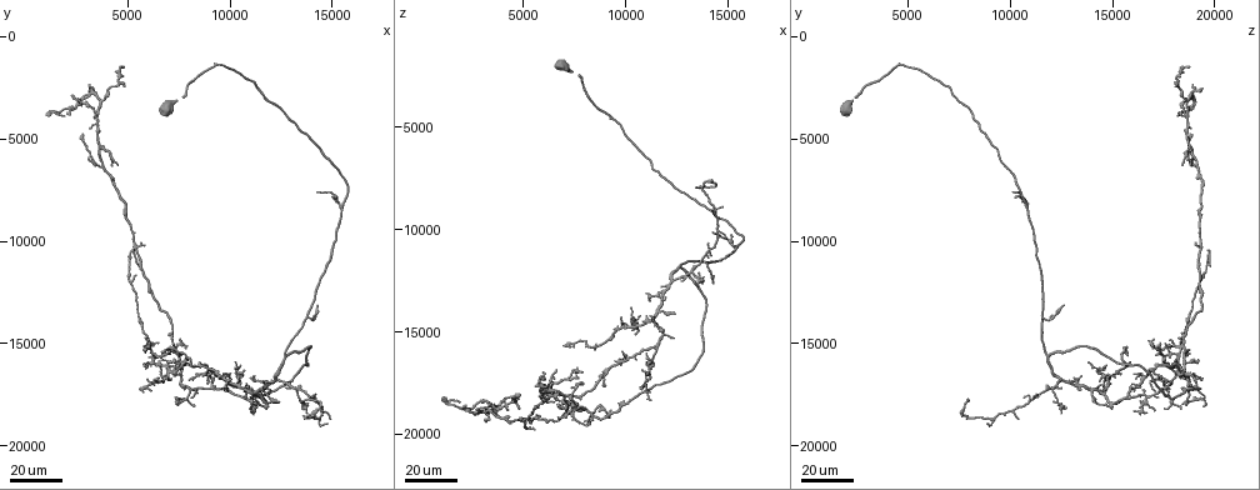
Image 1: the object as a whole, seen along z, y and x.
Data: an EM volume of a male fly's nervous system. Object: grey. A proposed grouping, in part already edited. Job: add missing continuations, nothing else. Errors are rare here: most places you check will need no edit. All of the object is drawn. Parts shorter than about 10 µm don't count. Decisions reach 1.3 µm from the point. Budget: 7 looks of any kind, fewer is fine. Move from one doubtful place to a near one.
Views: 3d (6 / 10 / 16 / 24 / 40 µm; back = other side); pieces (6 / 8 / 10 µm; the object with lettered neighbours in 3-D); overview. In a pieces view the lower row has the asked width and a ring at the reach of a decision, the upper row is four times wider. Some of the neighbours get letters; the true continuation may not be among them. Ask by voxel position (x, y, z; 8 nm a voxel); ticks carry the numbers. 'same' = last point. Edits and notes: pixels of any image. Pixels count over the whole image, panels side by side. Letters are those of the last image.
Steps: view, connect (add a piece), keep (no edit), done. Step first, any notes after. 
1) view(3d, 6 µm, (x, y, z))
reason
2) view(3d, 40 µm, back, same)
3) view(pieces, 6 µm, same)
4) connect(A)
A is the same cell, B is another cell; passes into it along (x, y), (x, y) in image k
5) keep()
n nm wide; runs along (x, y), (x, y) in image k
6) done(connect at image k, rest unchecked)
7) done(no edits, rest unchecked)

view(3d, 24 µm, (6500, 16800, 16800))

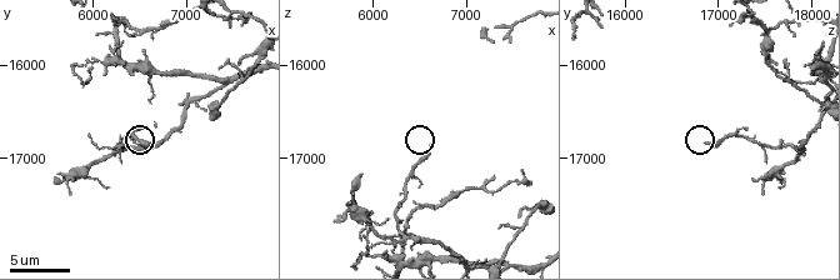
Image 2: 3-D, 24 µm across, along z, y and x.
view(pieces, 8 µm, (6600, 16850, 16900))

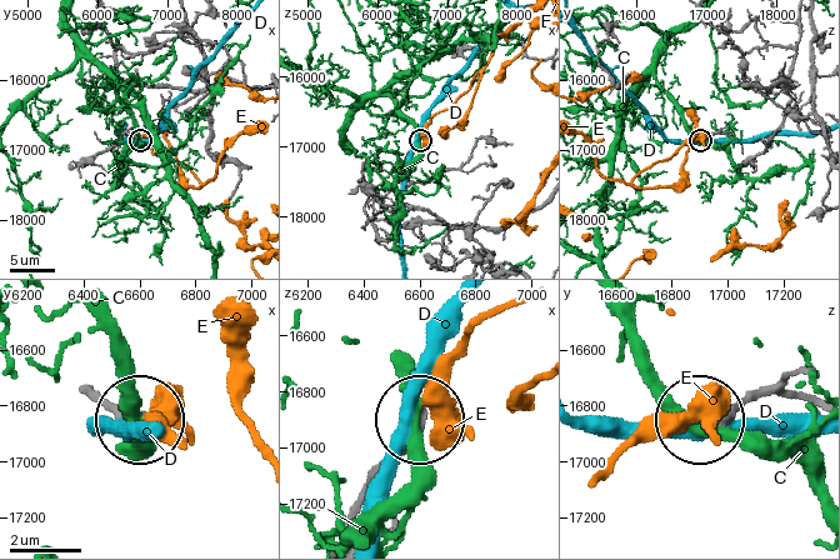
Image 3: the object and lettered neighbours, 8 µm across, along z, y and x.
keep()
250 nm wide; C, D and E are other cells; no lettered piece goes on from it

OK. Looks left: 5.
view(3d, 24 µm, (8100, 16700, 19300))
thin end

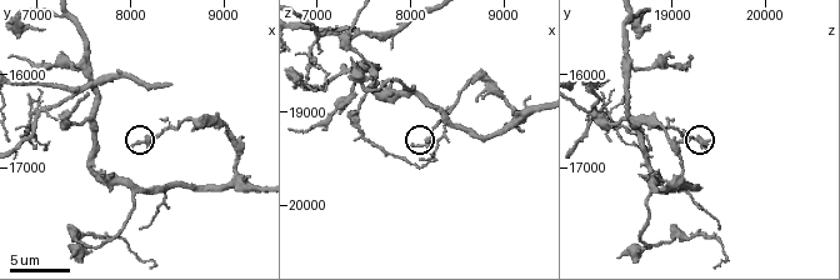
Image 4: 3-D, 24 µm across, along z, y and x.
view(pieces, 10 µm, (8000, 16800, 19350))
see the neighbours

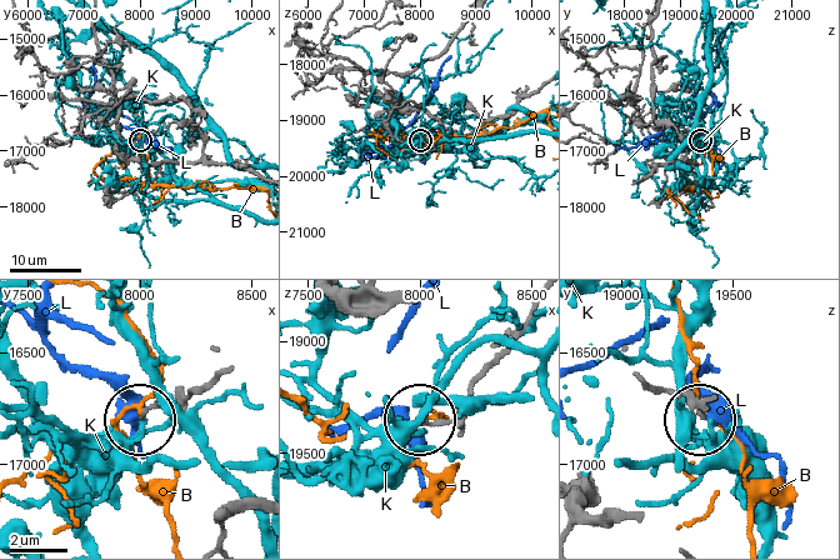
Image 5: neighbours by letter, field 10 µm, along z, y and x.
keep()
B, K and L are other cells; no lettered piece goes on from it

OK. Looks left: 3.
view(3d, 40 µm, (4800, 1400, 18900))
an open end

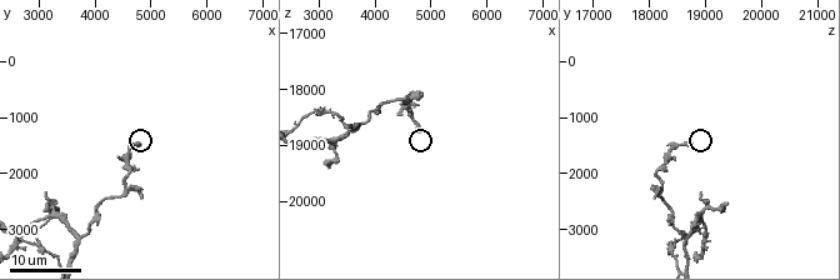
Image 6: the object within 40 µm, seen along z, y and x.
view(3d, 10 µm, (4800, 1500, 18700))

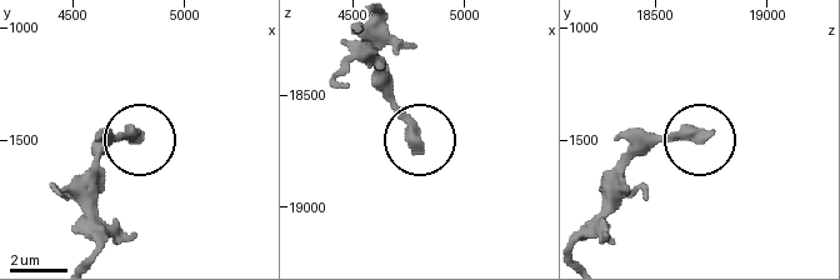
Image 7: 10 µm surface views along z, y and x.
view(pieces, 10 µm, (4800, 1480, 18750))

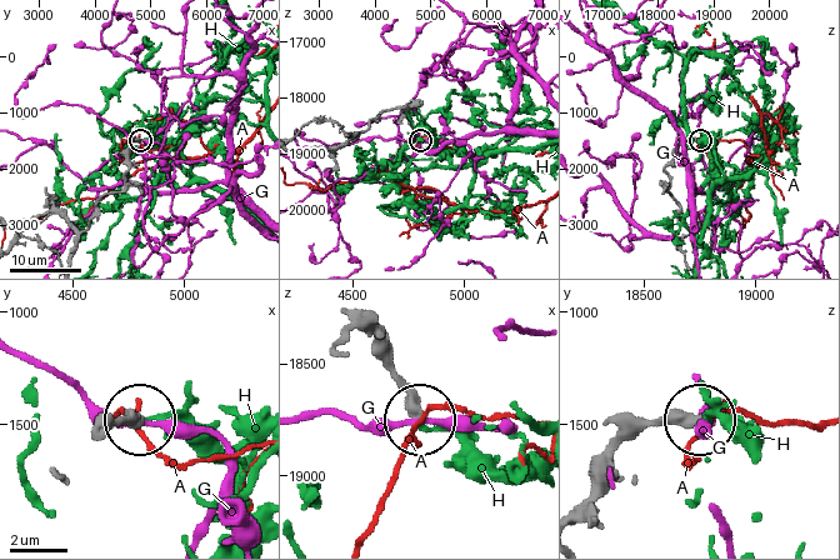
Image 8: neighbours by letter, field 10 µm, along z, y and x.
keep()
A, G and H are other cells; runs along (583, 505), (619, 448), (648, 428), (695, 421) in image 8; none of them fits

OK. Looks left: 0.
done(no edits, rest unchecked)

